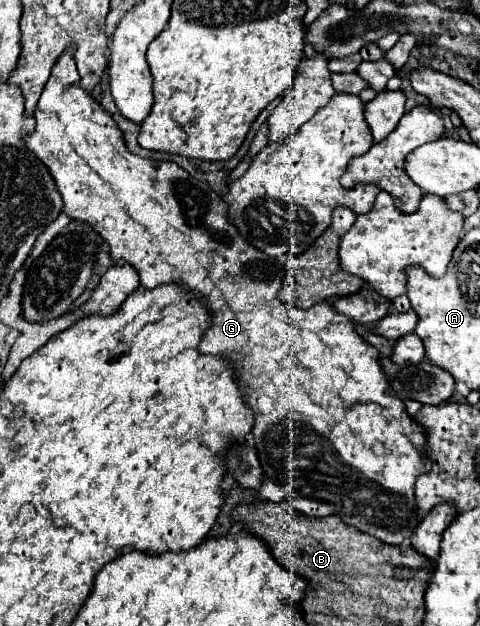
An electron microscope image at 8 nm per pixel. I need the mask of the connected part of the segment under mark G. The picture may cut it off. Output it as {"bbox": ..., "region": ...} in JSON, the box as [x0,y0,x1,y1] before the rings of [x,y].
{"bbox":[23,45,429,547],"region":[[[75,45],[67,47],[61,57],[57,59],[57,63],[51,69],[51,77],[43,87],[43,93],[39,97],[37,109],[35,109],[35,131],[23,137],[23,143],[29,151],[35,153],[35,157],[49,169],[57,191],[63,197],[63,213],[69,215],[75,221],[87,223],[93,227],[95,233],[99,233],[109,249],[111,249],[111,259],[113,263],[127,263],[131,265],[137,273],[139,273],[139,283],[145,289],[155,289],[159,285],[167,285],[167,283],[179,283],[183,287],[187,287],[193,293],[199,293],[199,297],[207,303],[209,313],[211,313],[211,327],[207,327],[207,331],[203,333],[203,339],[199,341],[197,349],[203,355],[225,355],[227,359],[233,359],[233,363],[237,365],[237,385],[239,391],[243,393],[245,405],[255,413],[255,421],[253,421],[253,437],[255,437],[255,447],[265,471],[265,477],[273,483],[277,483],[283,491],[285,497],[293,503],[293,507],[309,517],[327,517],[327,515],[337,515],[341,517],[347,525],[357,527],[363,533],[369,533],[377,539],[381,539],[383,543],[389,545],[397,545],[397,547],[407,547],[409,545],[409,537],[413,533],[413,529],[417,527],[419,519],[417,519],[417,507],[415,507],[415,479],[423,473],[429,471],[429,459],[425,455],[425,435],[423,429],[419,425],[413,423],[413,419],[405,413],[405,403],[399,403],[399,399],[387,395],[387,377],[381,371],[381,365],[377,361],[379,353],[377,349],[373,349],[367,341],[363,341],[357,331],[353,321],[347,315],[337,313],[329,303],[317,303],[315,307],[301,311],[295,309],[287,303],[283,303],[279,299],[279,291],[283,287],[283,279],[287,277],[287,271],[283,267],[283,263],[287,261],[285,257],[269,257],[263,255],[263,251],[255,251],[249,243],[245,243],[243,239],[239,239],[239,231],[235,231],[235,225],[229,223],[227,219],[227,205],[223,203],[223,199],[205,183],[189,177],[181,167],[177,167],[175,163],[169,161],[149,161],[143,157],[137,157],[133,153],[127,151],[125,143],[123,143],[123,133],[117,127],[117,123],[111,119],[111,115],[85,91],[79,87],[79,73],[73,61],[73,53],[75,53]]]}

